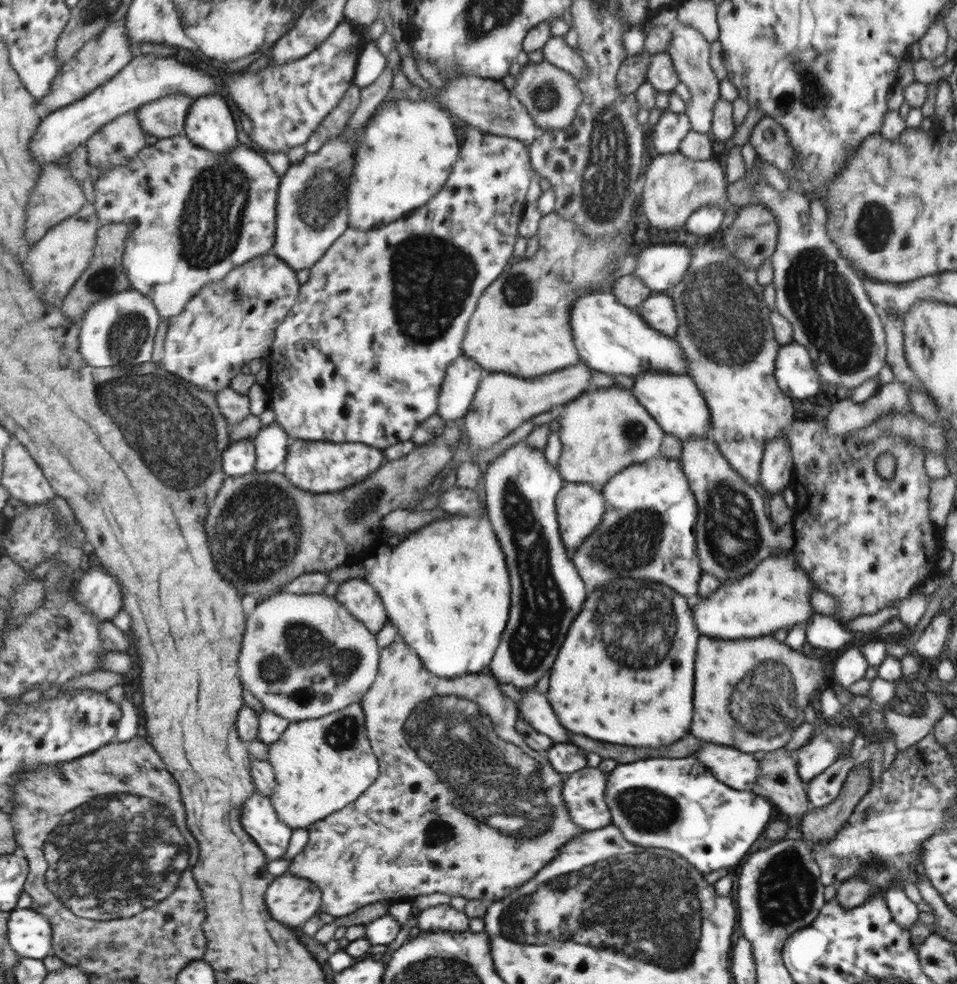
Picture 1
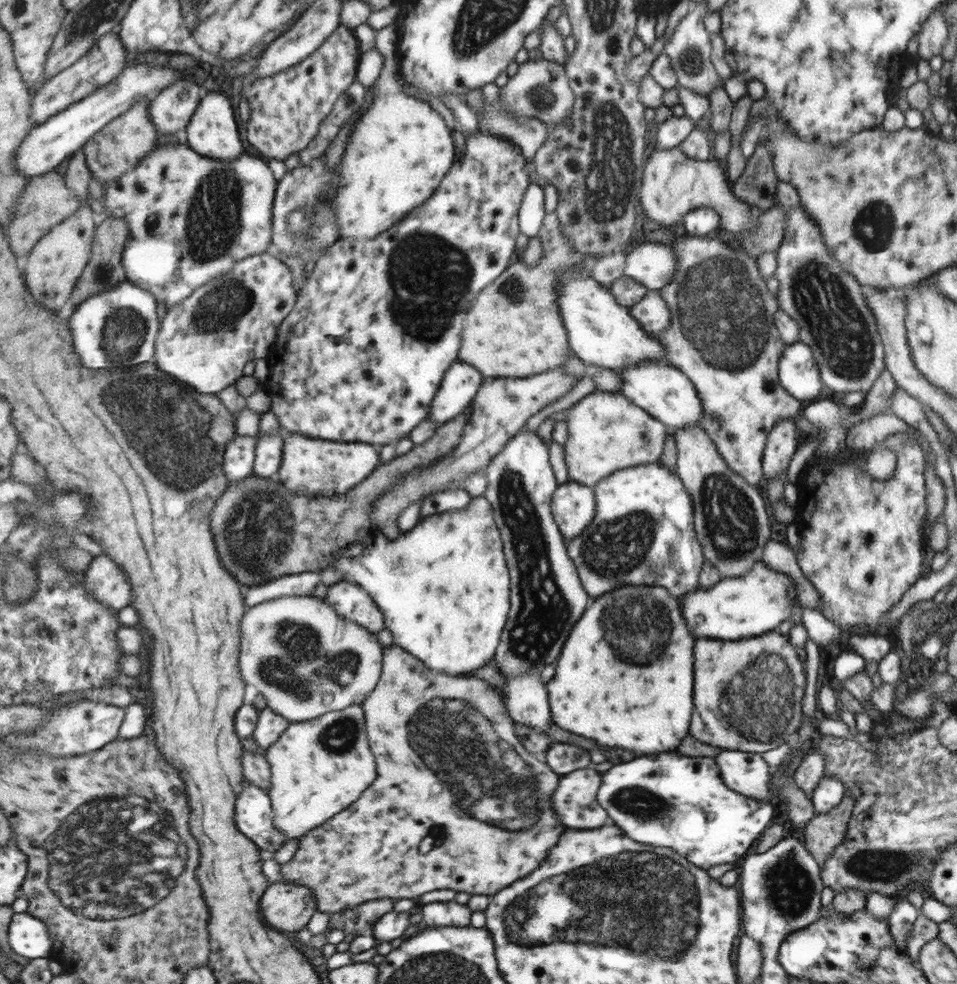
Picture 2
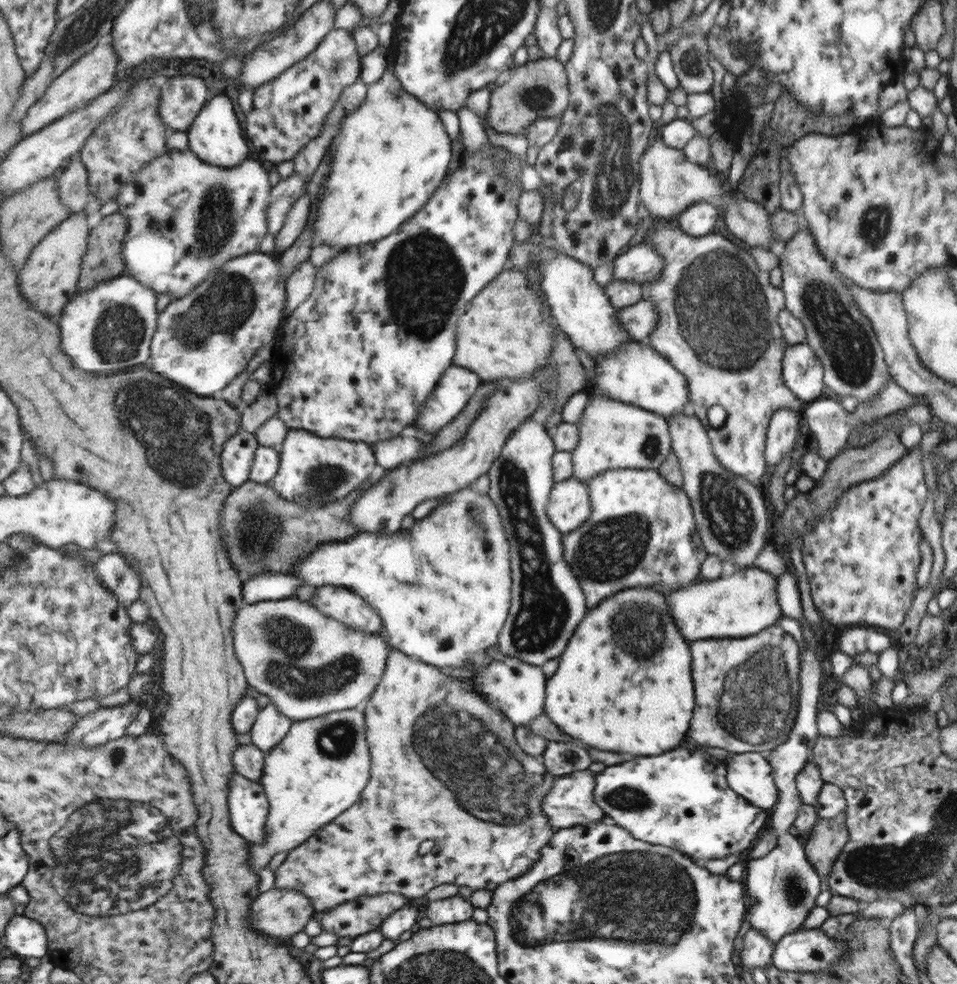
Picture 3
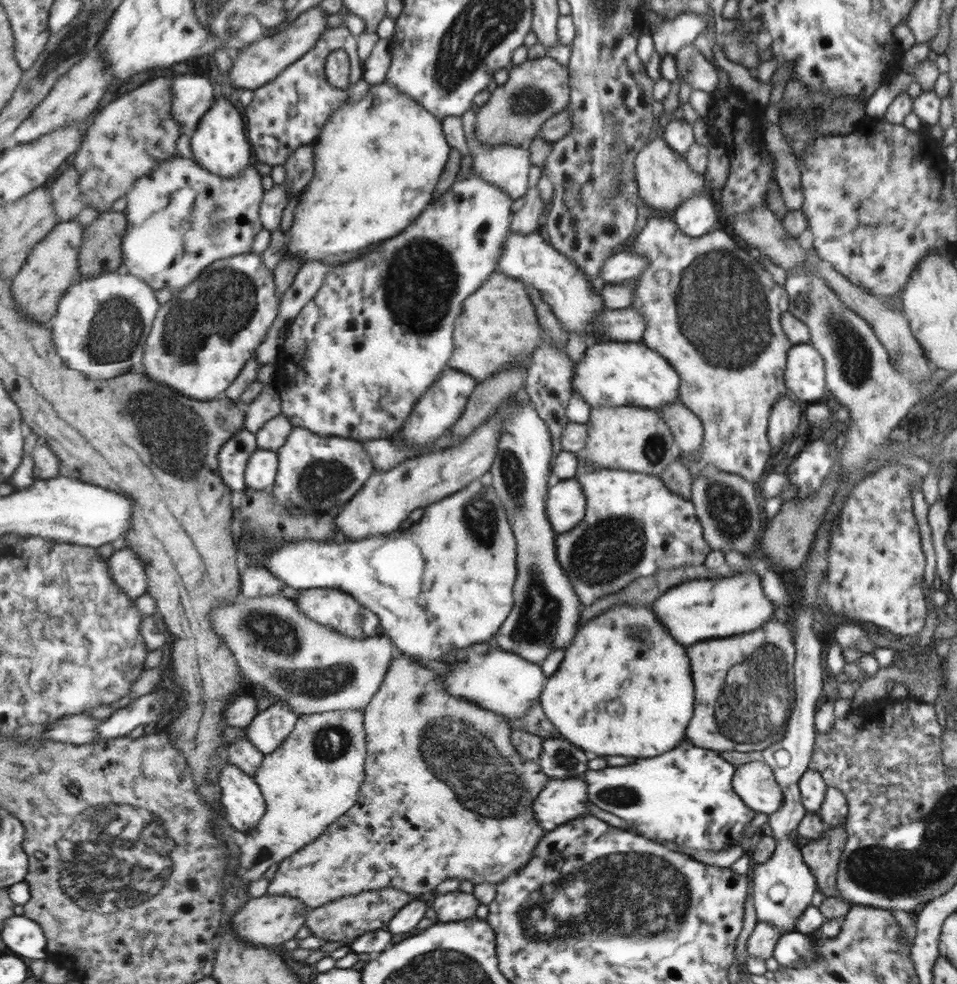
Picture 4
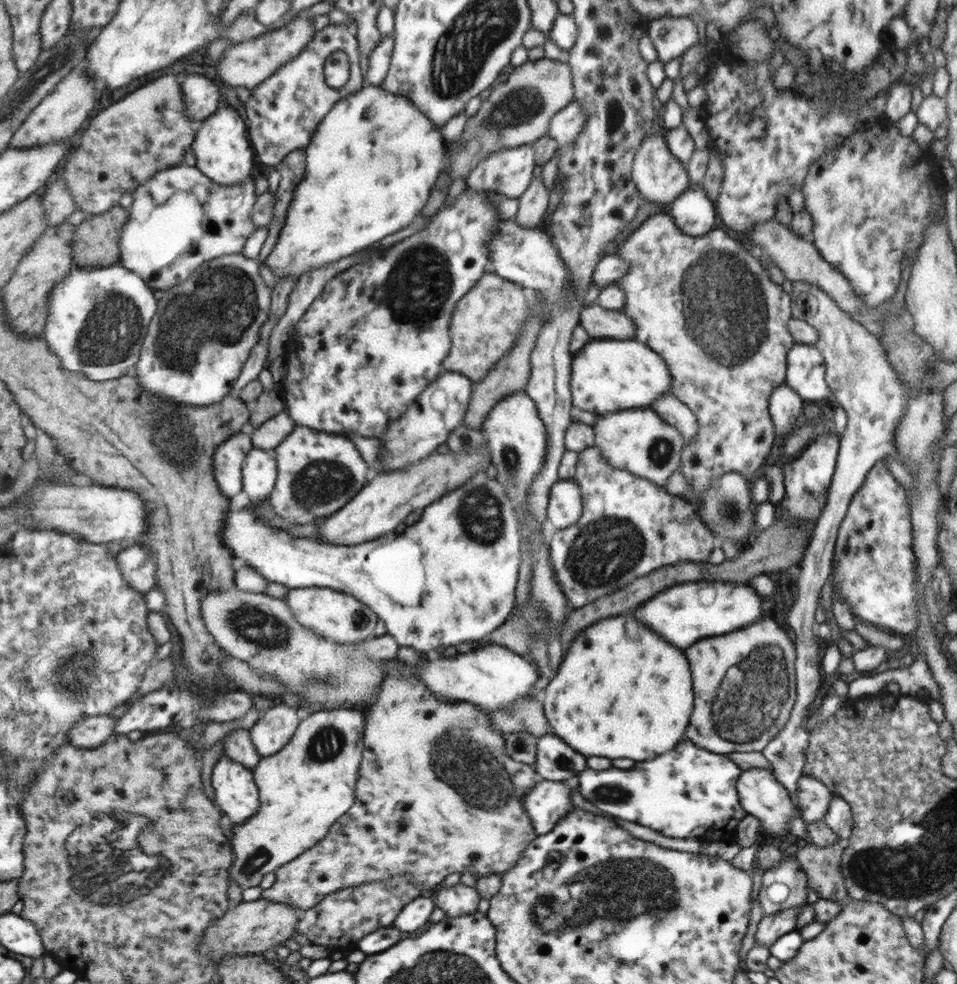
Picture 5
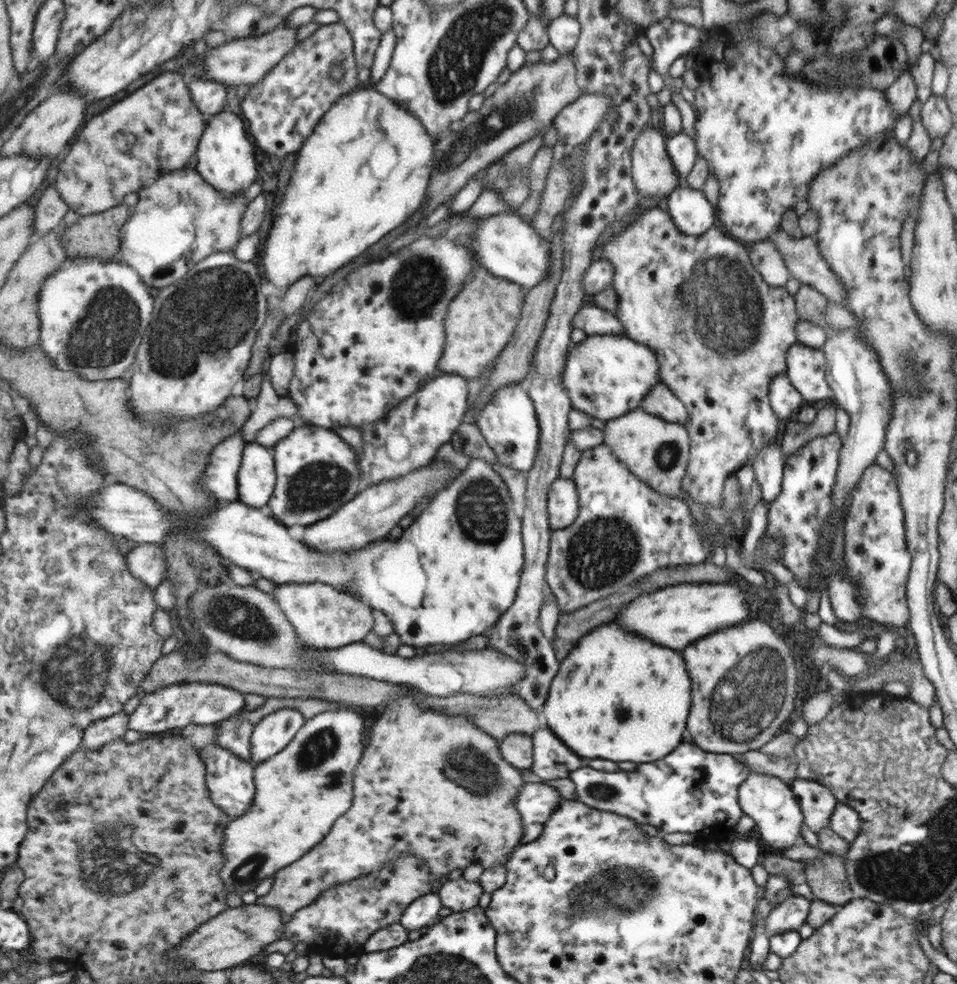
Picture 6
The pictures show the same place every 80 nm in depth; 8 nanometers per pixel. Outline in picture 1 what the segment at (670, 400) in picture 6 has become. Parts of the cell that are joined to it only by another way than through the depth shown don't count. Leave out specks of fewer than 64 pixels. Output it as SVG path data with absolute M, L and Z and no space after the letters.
M688 438L681 440L681 443L682 451L678 460L681 462L681 470L686 476L698 508L694 532L697 557L702 572L711 574L720 584L733 582L733 580L739 581L747 577L747 574L754 570L761 560L769 558L771 549L777 547L788 551L793 548L794 523L787 523L781 527L781 542L773 540L773 530L765 518L761 496L736 472L736 469L731 467L713 441L707 438Z

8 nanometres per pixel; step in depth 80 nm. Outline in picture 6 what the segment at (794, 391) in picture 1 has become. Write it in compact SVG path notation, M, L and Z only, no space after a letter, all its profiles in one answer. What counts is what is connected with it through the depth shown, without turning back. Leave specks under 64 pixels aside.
M800 342L793 343L787 352L786 376L805 400L823 400L831 397L831 388L823 378L827 369L821 350L813 350Z

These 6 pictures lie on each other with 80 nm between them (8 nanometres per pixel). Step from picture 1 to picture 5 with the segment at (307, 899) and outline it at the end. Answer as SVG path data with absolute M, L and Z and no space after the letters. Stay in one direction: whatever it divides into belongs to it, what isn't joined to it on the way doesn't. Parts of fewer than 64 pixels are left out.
M261 897L254 901L242 901L232 905L225 916L214 920L200 944L200 953L213 959L217 966L227 955L257 955L296 935L300 924L301 909L282 902L272 901Z

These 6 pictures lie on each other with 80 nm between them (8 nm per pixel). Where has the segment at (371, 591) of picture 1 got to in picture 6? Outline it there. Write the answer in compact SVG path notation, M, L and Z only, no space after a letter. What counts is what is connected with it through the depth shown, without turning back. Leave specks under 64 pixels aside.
M329 584L279 585L273 590L273 598L293 623L303 644L316 650L336 650L355 642L362 642L375 624L373 607Z

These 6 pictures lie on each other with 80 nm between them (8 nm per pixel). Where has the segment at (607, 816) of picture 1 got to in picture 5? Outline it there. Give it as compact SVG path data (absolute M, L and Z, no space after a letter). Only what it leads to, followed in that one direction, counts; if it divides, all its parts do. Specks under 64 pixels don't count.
M542 779L522 798L522 807L533 824L536 836L551 831L558 820L574 808L569 787L563 781Z

